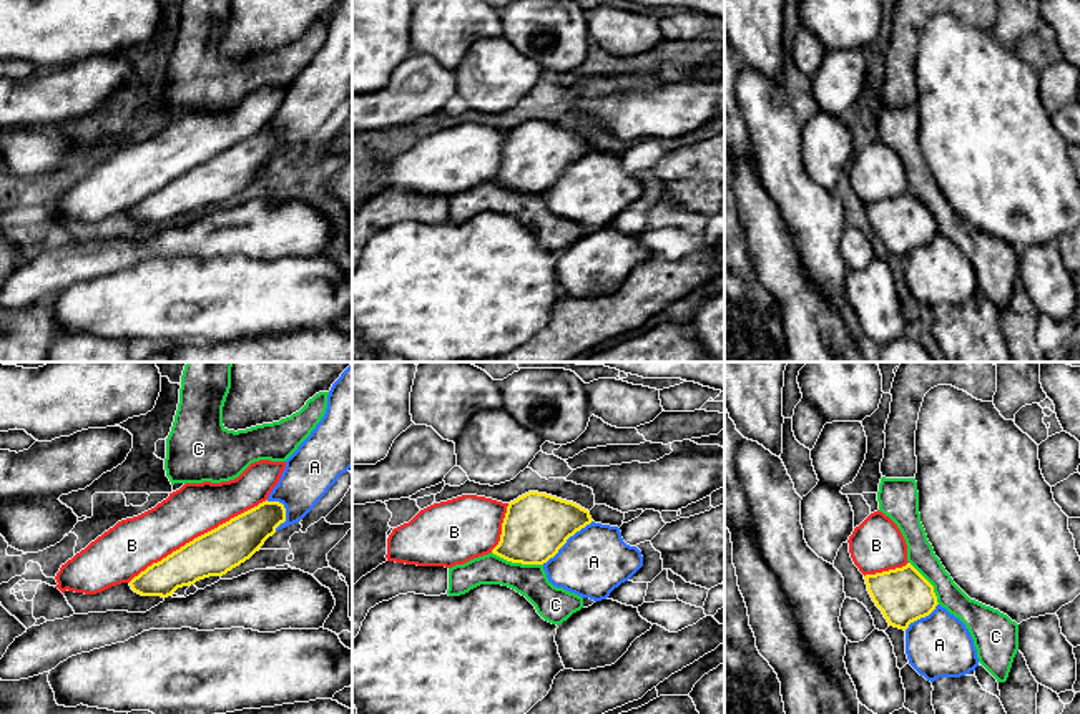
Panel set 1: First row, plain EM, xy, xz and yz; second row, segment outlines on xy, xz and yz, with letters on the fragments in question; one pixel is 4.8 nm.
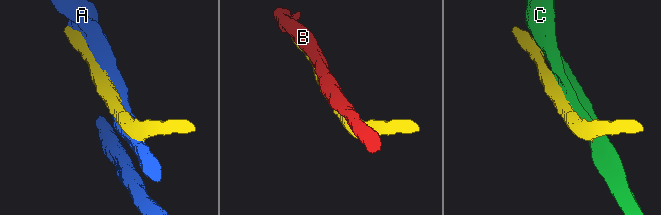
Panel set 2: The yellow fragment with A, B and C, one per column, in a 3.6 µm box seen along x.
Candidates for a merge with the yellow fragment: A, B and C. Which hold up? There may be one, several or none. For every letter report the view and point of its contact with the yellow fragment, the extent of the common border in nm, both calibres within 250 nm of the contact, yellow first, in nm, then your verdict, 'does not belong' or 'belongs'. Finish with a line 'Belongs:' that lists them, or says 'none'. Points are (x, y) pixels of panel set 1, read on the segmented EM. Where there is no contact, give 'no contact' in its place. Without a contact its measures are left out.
A: meets yellow in xz at (565, 542); contact 320 nm long; 320 nm thick on the yellow side, 320 nm on the other; does not belong
B: meets yellow in xy at (198, 537); contact 800 nm long; 220 nm thick on the yellow side, 260 nm on the other; belongs
C: meets yellow in xz at (517, 562); contact 260 nm long; 320 nm thick on the yellow side, 160 nm on the other; does not belong
Belongs: B

